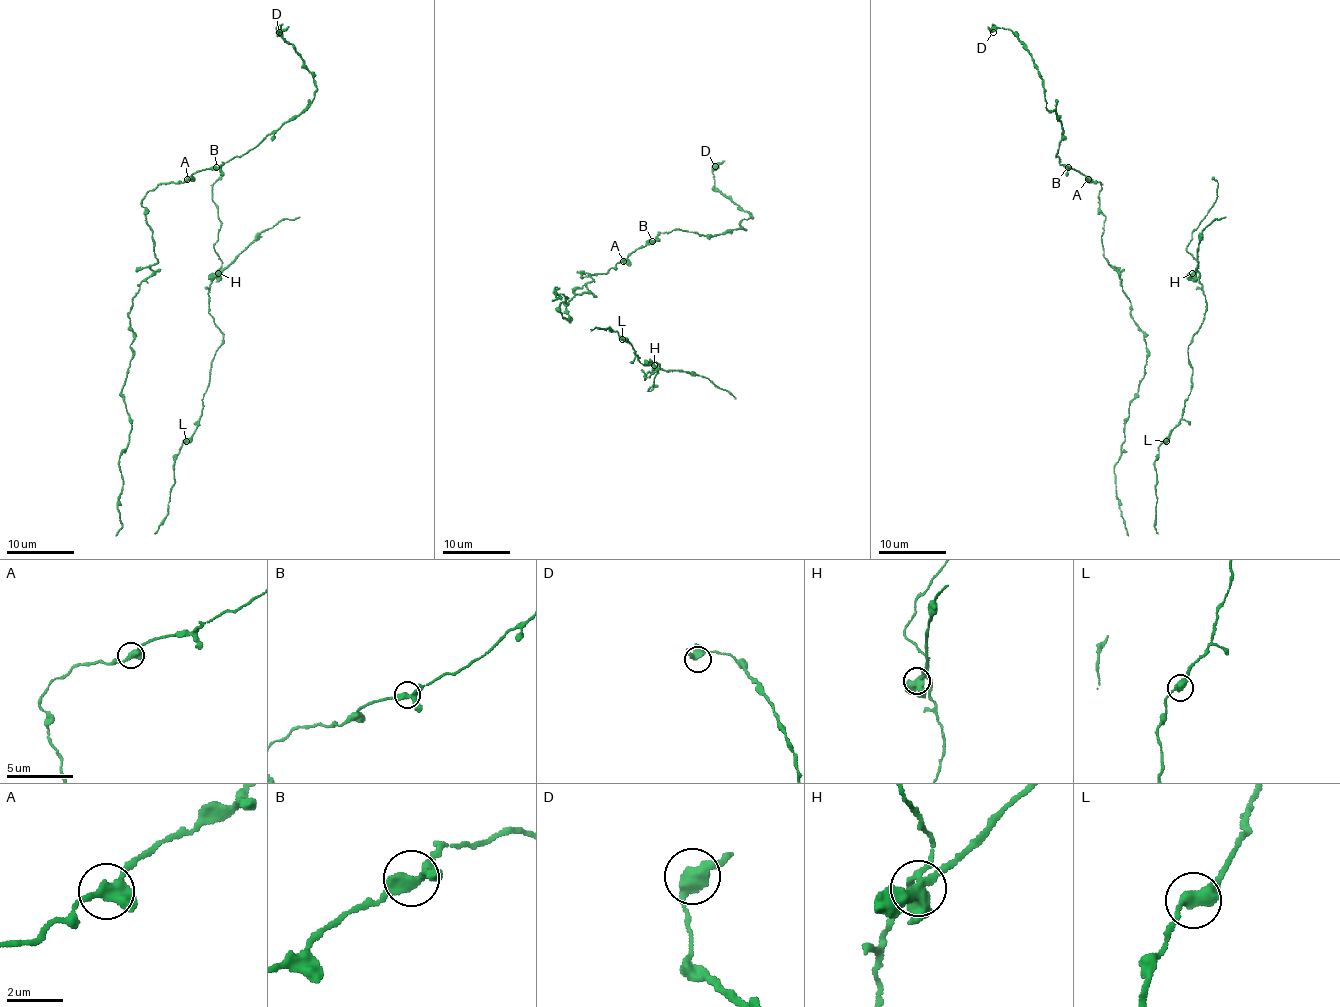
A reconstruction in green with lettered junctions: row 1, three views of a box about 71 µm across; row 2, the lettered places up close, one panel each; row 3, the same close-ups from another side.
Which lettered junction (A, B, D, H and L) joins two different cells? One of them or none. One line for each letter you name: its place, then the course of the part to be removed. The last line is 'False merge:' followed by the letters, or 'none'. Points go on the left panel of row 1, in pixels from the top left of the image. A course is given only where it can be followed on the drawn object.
H: (218, 273) | (218, 274), (258, 235), (282, 219), (296, 219), (299, 216)
False merge: H

